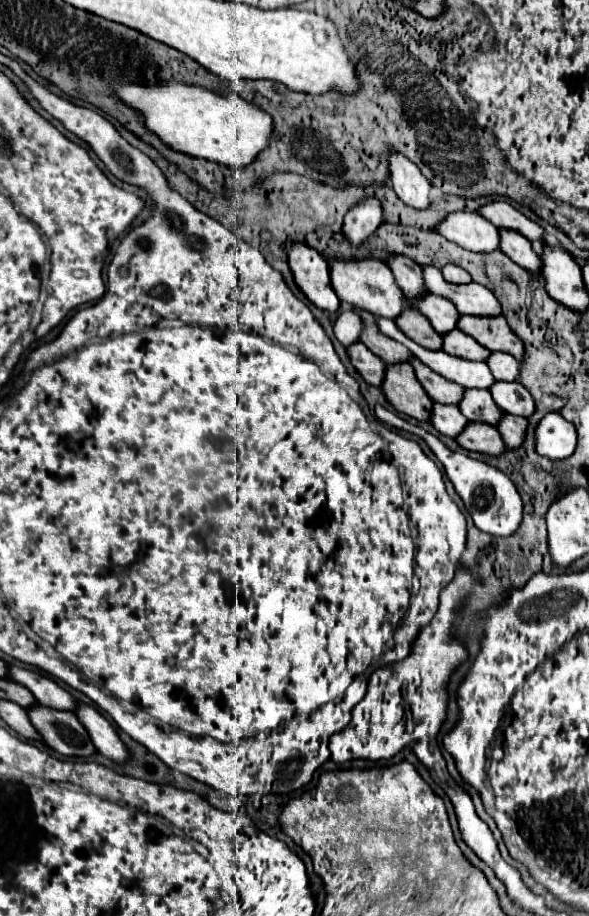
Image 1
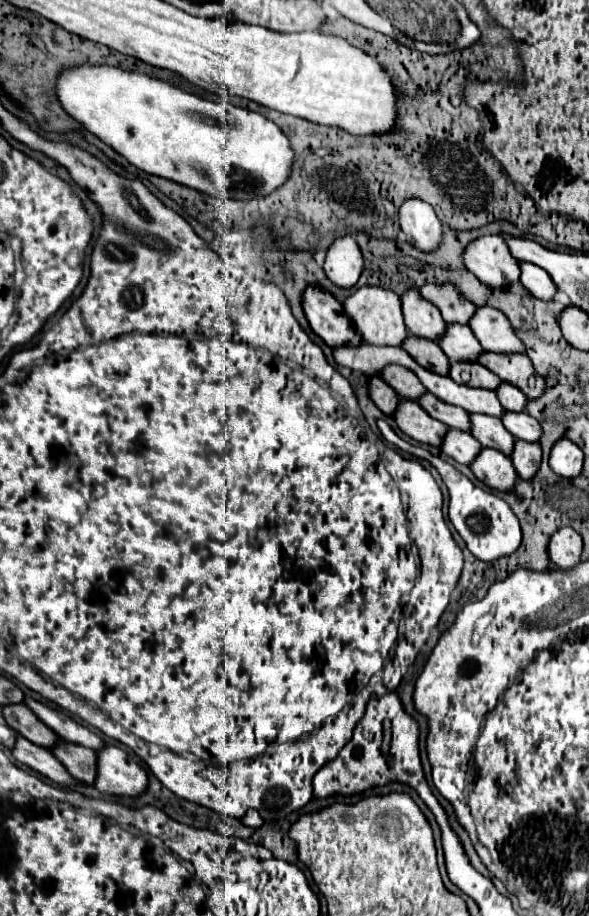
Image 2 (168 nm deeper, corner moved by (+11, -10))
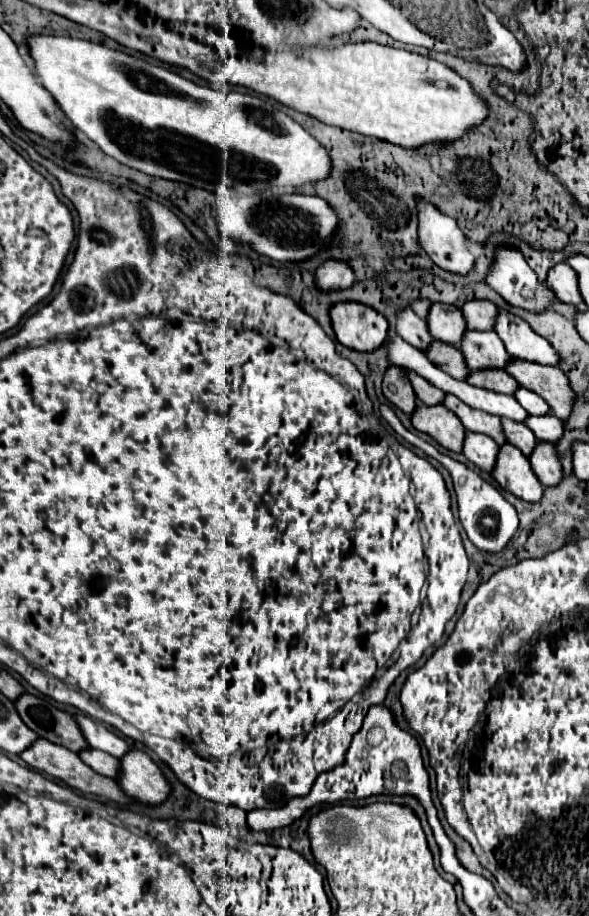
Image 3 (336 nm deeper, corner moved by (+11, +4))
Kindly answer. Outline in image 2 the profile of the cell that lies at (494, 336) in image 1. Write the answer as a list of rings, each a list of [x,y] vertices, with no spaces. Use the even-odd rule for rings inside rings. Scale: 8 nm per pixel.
[[[481,352],[477,362],[495,372],[501,380],[517,386],[527,398],[537,398],[543,392],[543,378],[535,374],[531,360],[525,354],[499,354],[499,352]]]

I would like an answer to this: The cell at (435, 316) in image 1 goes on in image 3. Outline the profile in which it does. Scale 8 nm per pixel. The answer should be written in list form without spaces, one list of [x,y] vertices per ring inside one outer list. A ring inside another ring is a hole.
[[[473,330],[465,332],[465,342],[461,342],[461,352],[465,354],[467,366],[471,370],[505,370],[513,362],[513,356],[505,350],[505,344],[495,332],[477,334]]]

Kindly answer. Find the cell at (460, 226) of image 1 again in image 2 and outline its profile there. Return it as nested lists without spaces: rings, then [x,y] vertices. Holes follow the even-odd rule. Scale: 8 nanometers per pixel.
[[[481,236],[467,244],[463,264],[483,284],[503,288],[519,280],[519,260],[515,260],[501,236]]]

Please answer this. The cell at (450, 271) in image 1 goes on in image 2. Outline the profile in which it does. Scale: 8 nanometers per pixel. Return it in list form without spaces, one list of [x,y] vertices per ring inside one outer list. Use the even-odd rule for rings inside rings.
[[[437,282],[437,284],[425,284],[419,288],[419,294],[433,302],[443,318],[447,322],[459,322],[459,324],[467,324],[469,316],[473,316],[473,304],[461,296],[459,288],[451,282]]]

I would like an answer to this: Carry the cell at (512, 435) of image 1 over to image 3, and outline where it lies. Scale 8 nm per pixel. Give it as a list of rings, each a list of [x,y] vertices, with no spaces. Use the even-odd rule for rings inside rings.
[[[539,442],[537,450],[533,450],[533,454],[529,456],[529,462],[541,484],[557,486],[563,480],[563,466],[553,444]]]

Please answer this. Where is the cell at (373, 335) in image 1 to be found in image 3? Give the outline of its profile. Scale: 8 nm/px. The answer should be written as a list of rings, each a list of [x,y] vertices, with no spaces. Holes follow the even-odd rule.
[[[409,374],[409,380],[413,382],[413,388],[415,388],[417,398],[419,398],[425,406],[437,406],[437,404],[443,404],[445,394],[443,394],[441,390],[437,390],[433,384],[425,382],[423,378],[417,378],[417,374]]]

